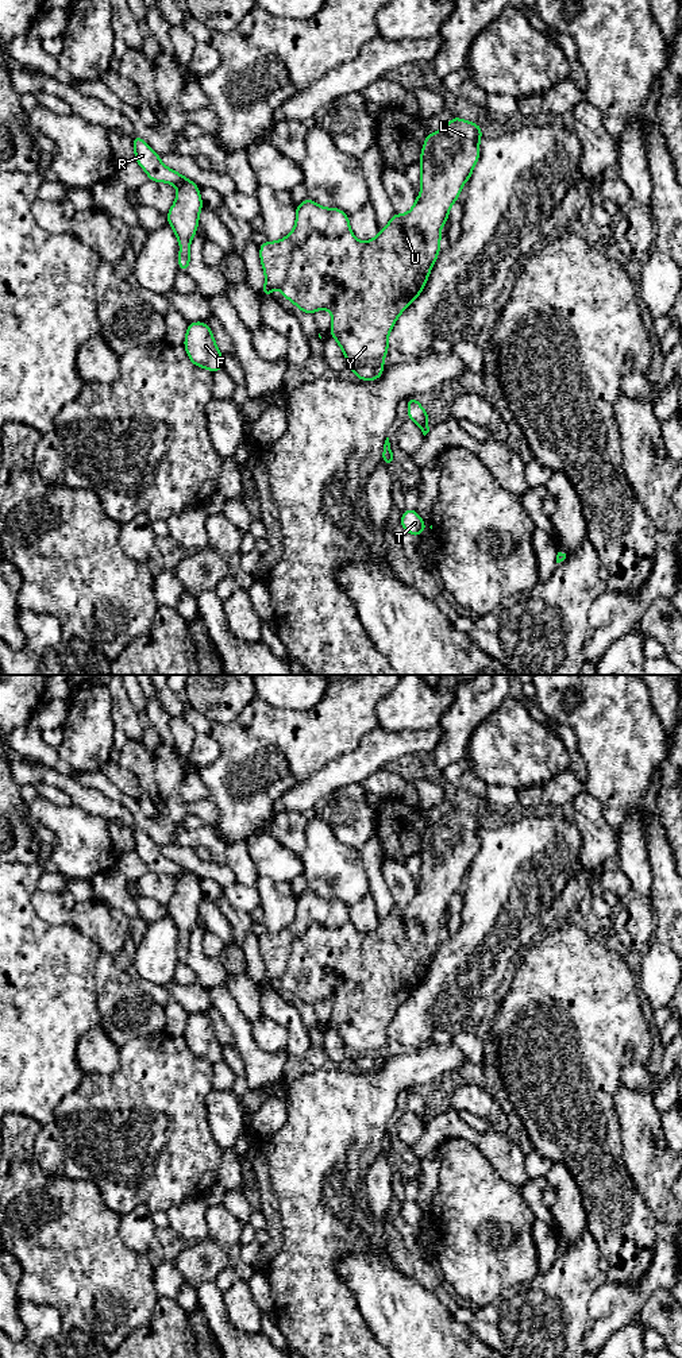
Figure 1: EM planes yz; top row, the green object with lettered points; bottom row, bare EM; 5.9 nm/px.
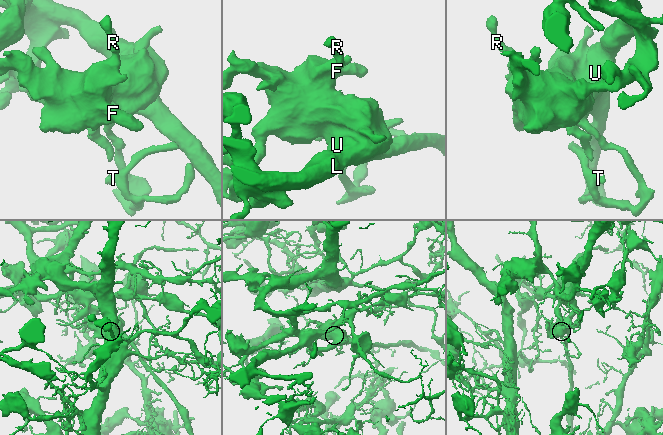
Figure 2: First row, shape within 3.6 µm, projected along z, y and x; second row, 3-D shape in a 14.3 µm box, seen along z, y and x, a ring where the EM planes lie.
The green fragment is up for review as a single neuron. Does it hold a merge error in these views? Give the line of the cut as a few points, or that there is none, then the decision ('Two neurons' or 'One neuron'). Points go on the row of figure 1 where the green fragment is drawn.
Split along yz (349, 228), (339, 235), (312, 232), (296, 245), (280, 288). Two neurons

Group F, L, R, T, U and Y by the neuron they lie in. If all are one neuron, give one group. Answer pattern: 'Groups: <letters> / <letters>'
Groups: F R T / L U Y

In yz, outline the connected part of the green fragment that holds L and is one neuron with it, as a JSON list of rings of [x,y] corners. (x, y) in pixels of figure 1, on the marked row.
[[[452,117],[438,132],[428,134],[420,154],[421,194],[405,215],[394,212],[385,228],[369,242],[358,240],[351,229],[340,236],[328,236],[313,232],[304,243],[294,246],[290,263],[282,283],[281,294],[290,300],[301,312],[313,315],[328,309],[332,315],[331,332],[340,346],[348,363],[382,362],[389,348],[389,333],[398,316],[423,292],[431,269],[440,252],[440,229],[448,219],[452,204],[459,198],[462,186],[470,180],[474,166],[479,159],[479,124]]]

